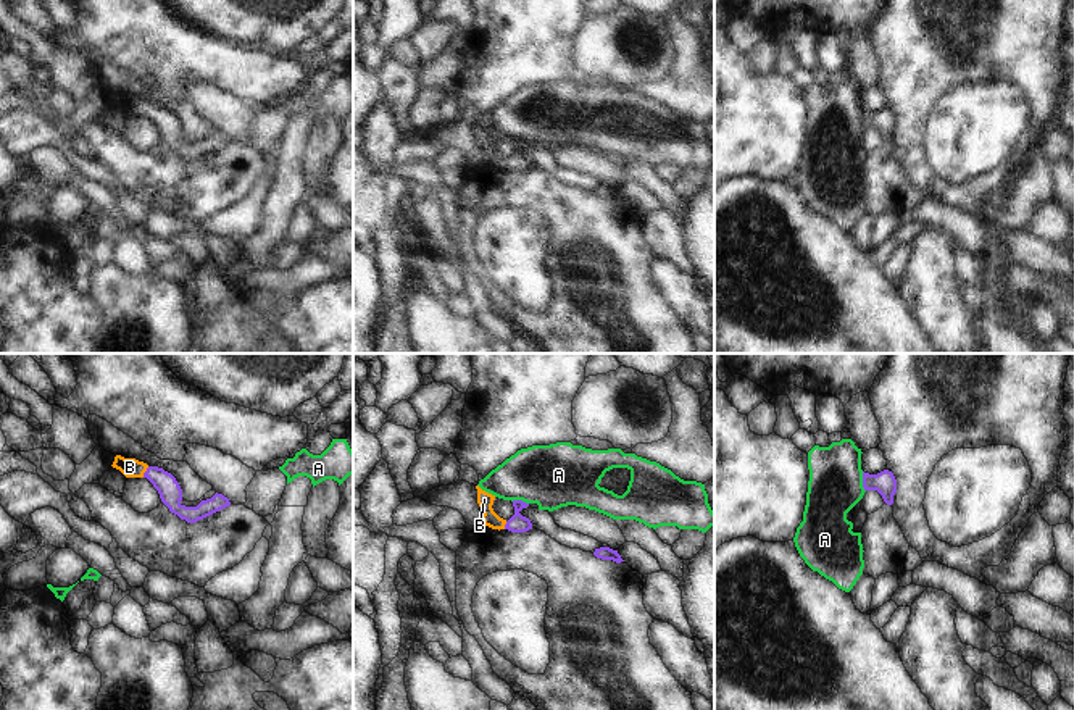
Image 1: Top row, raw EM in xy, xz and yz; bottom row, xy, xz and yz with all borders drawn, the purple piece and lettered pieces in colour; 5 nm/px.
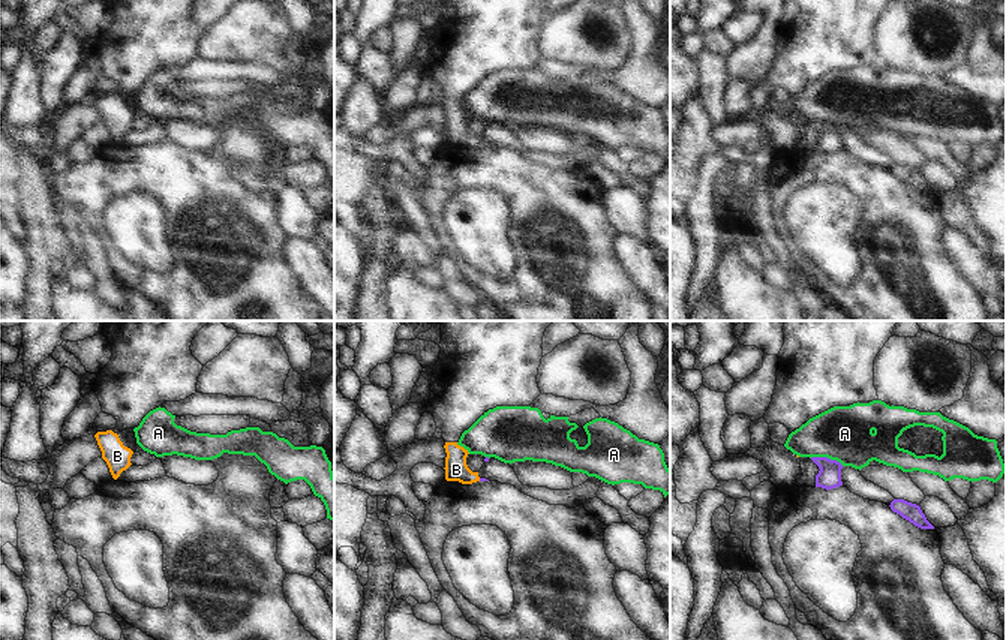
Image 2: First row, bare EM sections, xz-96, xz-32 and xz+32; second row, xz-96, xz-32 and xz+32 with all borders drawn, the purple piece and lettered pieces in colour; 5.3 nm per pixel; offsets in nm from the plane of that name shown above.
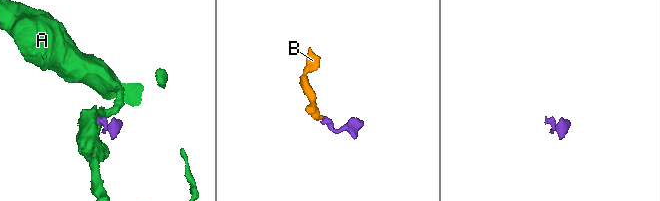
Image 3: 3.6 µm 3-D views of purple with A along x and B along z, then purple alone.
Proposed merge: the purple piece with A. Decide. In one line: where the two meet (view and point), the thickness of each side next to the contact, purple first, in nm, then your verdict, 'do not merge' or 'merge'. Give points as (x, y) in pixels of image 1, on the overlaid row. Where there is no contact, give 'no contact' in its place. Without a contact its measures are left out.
contact yz (863, 481); calibres 110 and 280 nm; do not merge

